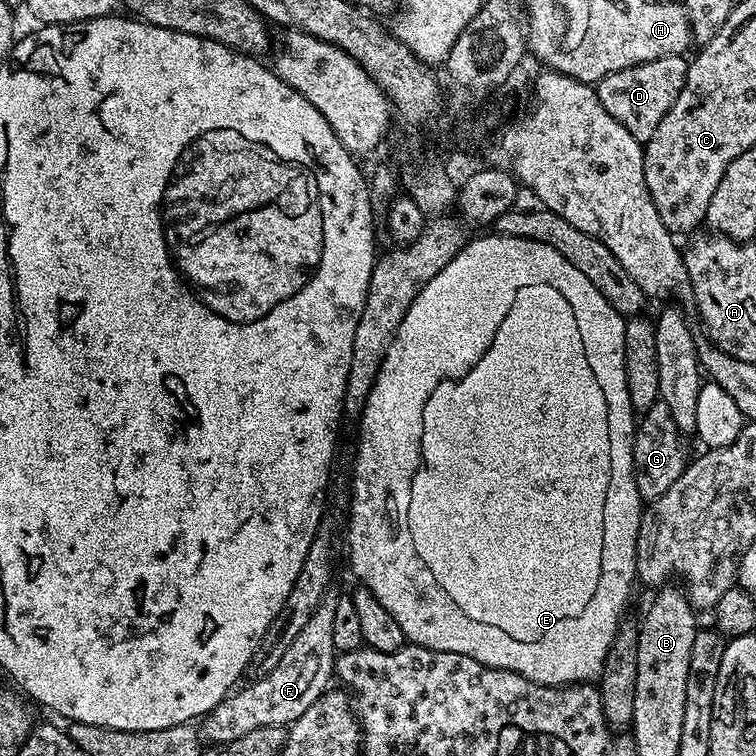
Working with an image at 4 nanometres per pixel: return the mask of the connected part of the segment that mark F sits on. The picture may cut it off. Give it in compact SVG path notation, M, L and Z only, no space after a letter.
M330 598L321 601L270 674L259 677L242 692L233 691L199 721L199 731L207 743L209 740L215 746L223 746L263 726L289 727L327 692L335 673L336 651L331 633L335 604Z

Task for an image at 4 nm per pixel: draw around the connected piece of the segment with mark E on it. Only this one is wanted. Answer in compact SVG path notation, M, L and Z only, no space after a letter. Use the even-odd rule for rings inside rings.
M491 234L492 236L480 236L477 240L469 239L460 253L414 298L410 310L406 310L406 318L398 326L386 354L382 358L382 366L376 375L374 386L364 403L364 410L358 417L360 423L360 437L356 440L356 461L352 464L352 509L348 512L348 560L352 563L352 572L361 580L363 587L374 598L378 600L398 622L402 628L402 634L409 645L418 648L429 648L435 652L449 652L450 654L462 654L466 658L474 658L474 662L484 664L487 668L501 668L516 672L520 676L525 676L530 682L535 684L546 684L549 688L559 688L561 686L571 686L592 682L599 677L603 668L604 659L611 646L612 639L616 636L621 627L620 615L624 612L624 607L628 604L628 591L634 585L636 575L636 539L638 538L638 526L640 525L640 513L642 511L642 501L638 490L632 492L632 485L628 484L628 466L632 463L632 444L604 444L604 412L634 412L628 391L626 390L626 370L624 369L624 325L625 317L617 312L607 298L598 294L594 286L581 274L554 246L546 246L542 242L527 240L521 236L502 236ZM500 332L504 335L504 352L512 359L512 368L505 372L468 372L492 347L496 344ZM444 388L457 388L453 396L443 396Z

